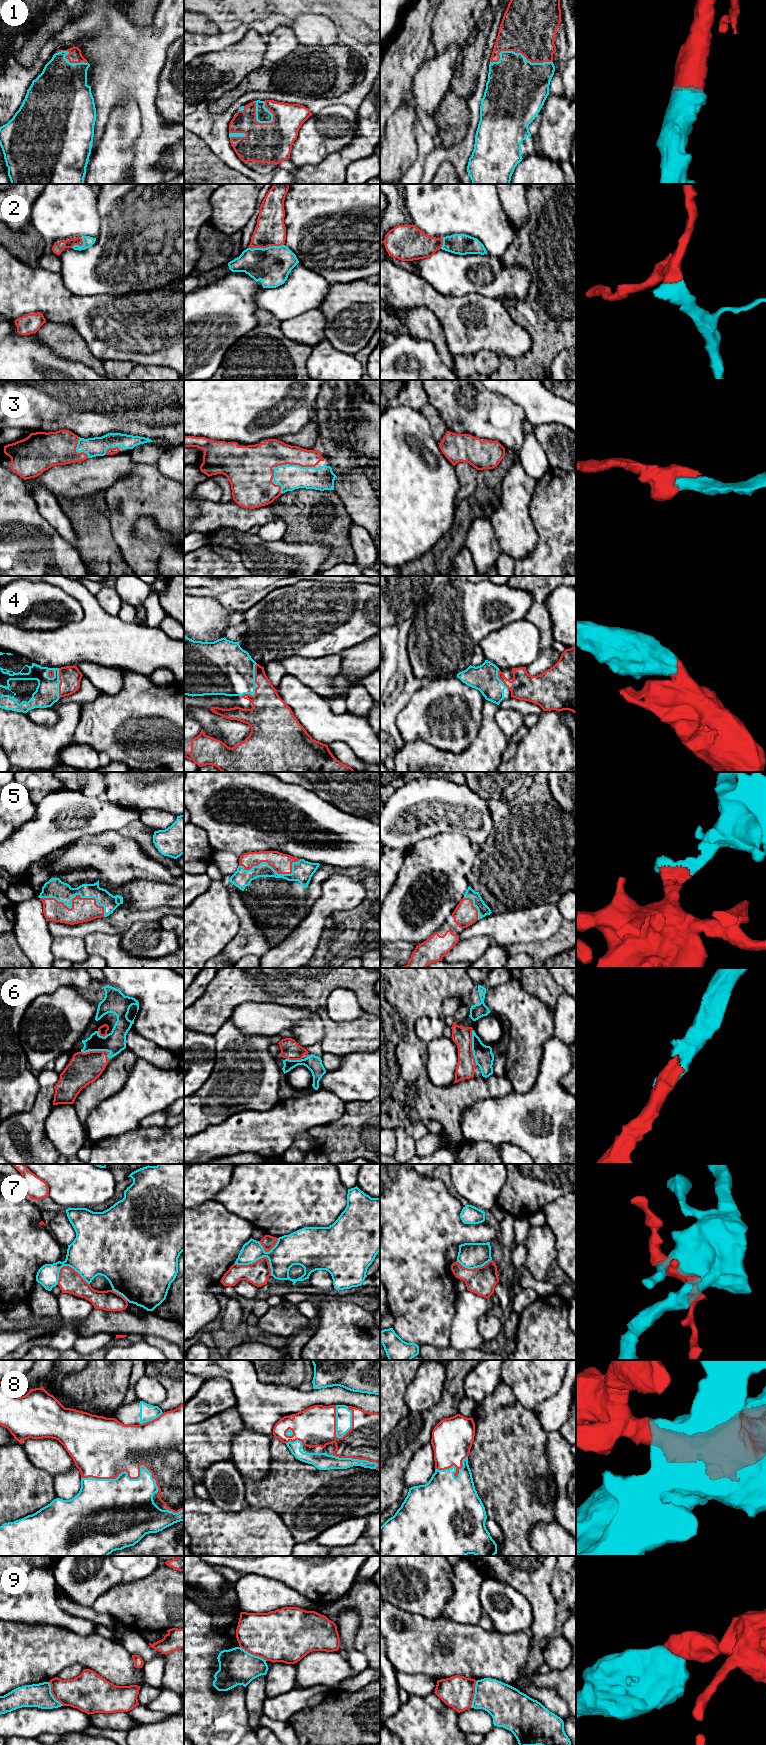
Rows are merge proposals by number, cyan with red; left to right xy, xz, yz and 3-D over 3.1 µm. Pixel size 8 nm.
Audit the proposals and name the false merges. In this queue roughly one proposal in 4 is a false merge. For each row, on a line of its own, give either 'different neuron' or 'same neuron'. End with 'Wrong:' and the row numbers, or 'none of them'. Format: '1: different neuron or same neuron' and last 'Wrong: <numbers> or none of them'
1: same neuron
2: same neuron
3: same neuron
4: same neuron
5: same neuron
6: same neuron
7: different neuron
8: same neuron
9: different neuron
Wrong: 7, 9

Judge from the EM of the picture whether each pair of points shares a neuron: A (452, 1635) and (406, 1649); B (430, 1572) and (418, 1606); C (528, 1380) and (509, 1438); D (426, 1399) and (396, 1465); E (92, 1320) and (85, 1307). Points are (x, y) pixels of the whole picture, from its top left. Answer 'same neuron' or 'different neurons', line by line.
A: same neuron
B: same neuron
C: different neurons
D: different neurons
E: different neurons

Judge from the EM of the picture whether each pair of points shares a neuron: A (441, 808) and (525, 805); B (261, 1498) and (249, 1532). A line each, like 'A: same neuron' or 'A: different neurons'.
A: different neurons
B: different neurons

